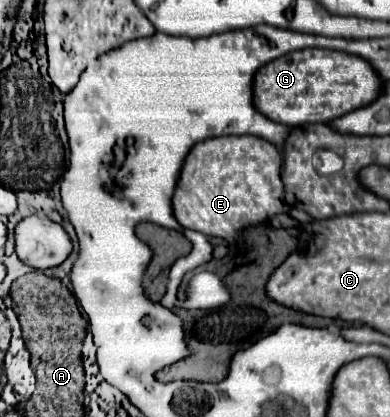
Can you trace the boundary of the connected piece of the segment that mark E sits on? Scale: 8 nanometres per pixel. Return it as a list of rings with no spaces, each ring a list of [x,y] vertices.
[[[219,136],[201,140],[189,150],[179,172],[171,206],[173,216],[181,226],[231,242],[241,228],[285,212],[281,198],[281,152],[261,138]]]

